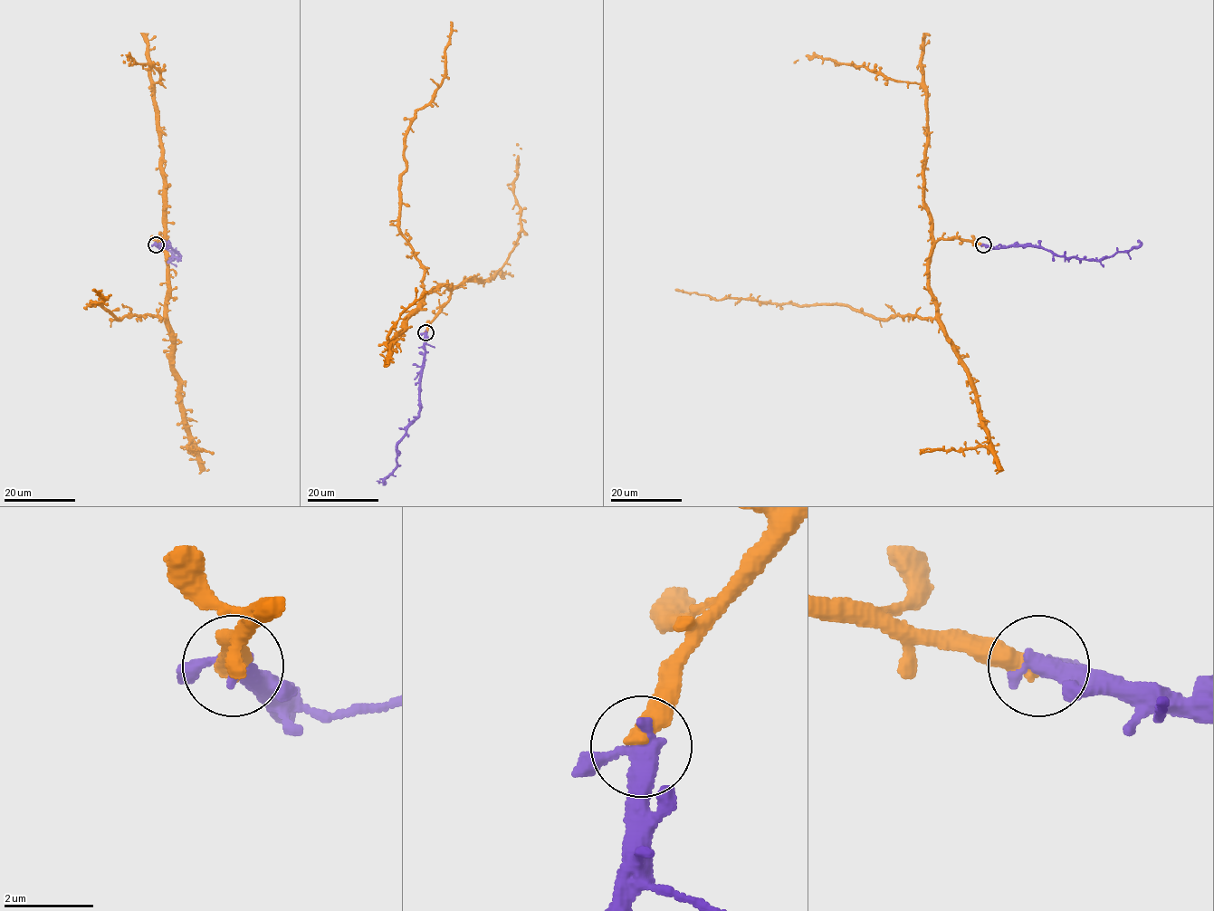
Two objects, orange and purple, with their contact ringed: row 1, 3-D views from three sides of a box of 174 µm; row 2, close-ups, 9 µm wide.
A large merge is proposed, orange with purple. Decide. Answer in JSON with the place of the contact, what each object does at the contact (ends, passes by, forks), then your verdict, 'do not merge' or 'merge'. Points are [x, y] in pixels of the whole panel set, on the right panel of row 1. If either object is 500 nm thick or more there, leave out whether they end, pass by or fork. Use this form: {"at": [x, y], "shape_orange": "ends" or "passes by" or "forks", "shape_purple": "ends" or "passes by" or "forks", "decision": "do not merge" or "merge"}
{"at": [983, 244], "shape_orange": "ends", "shape_purple": "passes by", "decision": "merge"}

